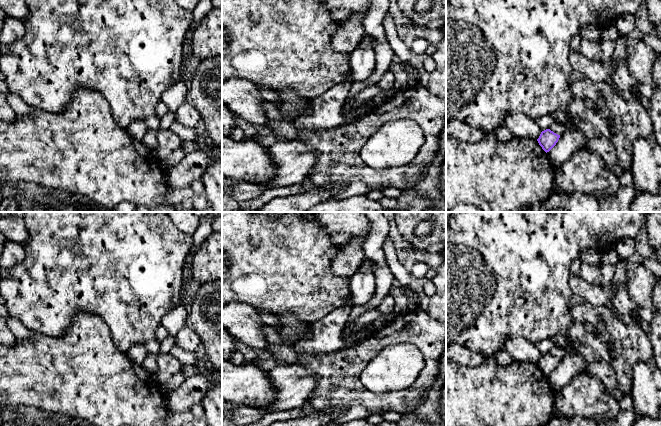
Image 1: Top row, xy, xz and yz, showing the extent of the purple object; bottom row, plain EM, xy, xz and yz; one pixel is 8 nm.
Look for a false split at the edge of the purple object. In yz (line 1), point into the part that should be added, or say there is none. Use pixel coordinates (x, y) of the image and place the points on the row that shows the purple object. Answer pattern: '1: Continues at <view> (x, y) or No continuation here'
1: No continuation here

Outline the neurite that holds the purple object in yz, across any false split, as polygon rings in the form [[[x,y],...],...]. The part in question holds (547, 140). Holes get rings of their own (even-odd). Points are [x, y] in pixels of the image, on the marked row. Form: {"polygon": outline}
{"polygon": [[[546,129],[541,132],[537,141],[542,149],[547,153],[556,145],[559,138],[560,135],[554,133],[550,129]]]}

